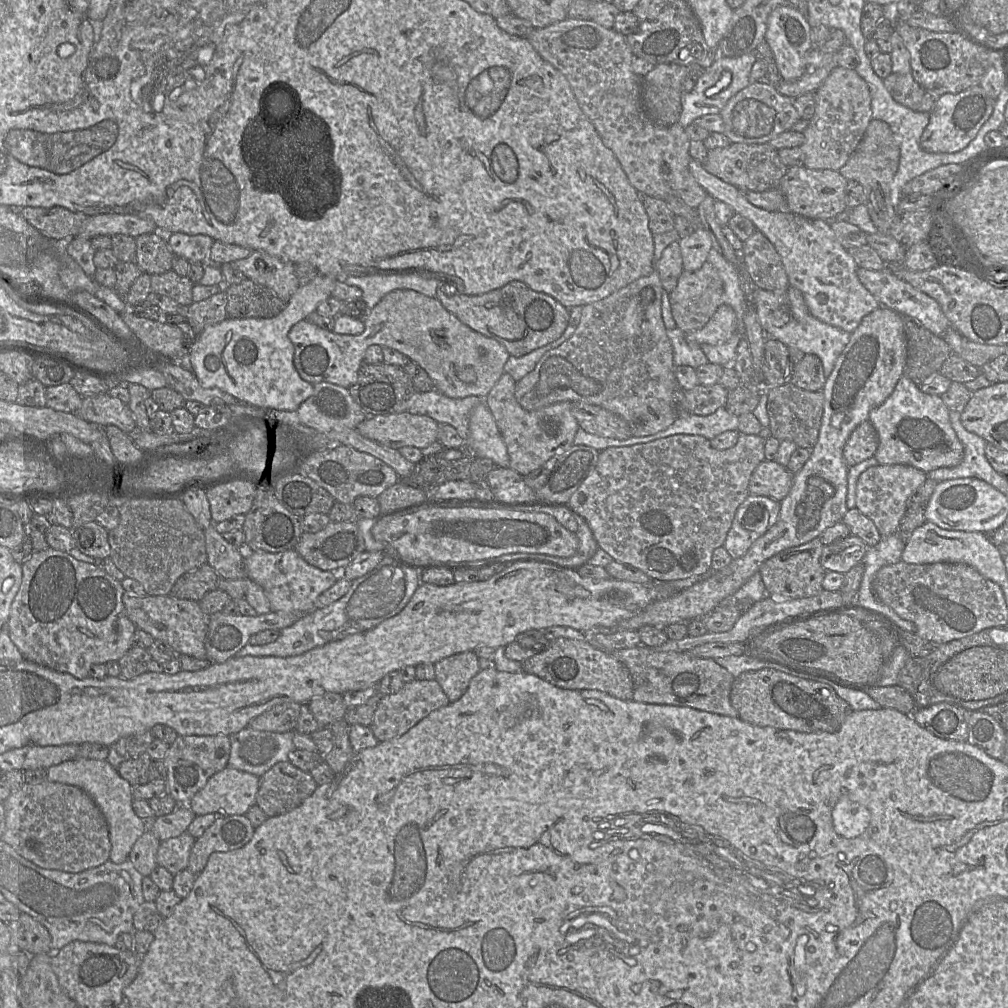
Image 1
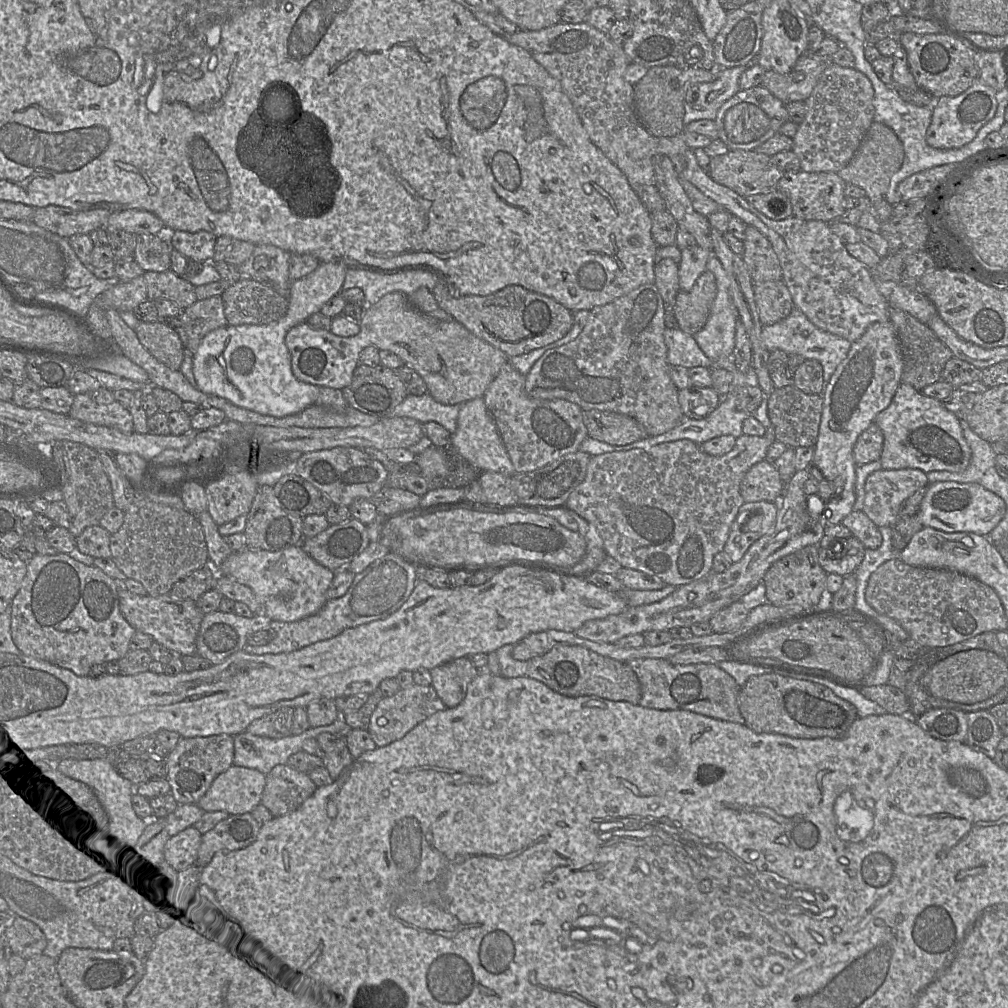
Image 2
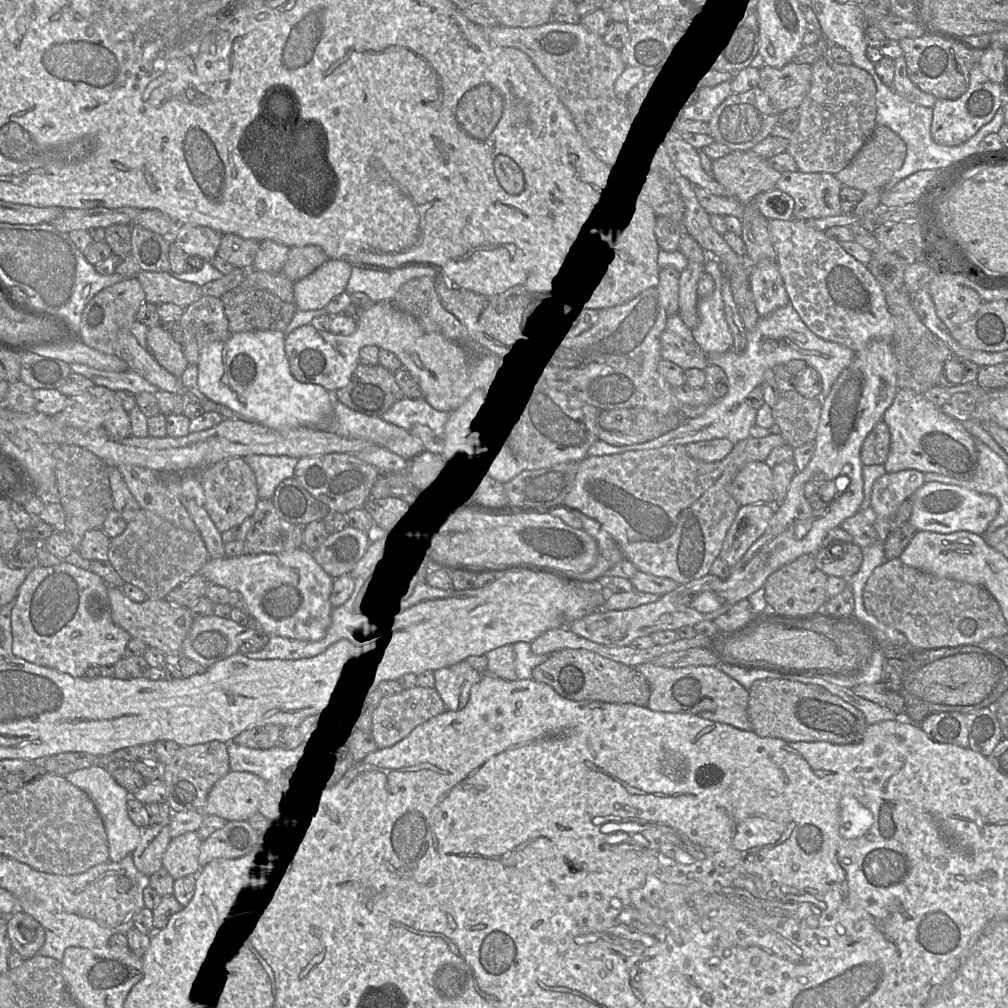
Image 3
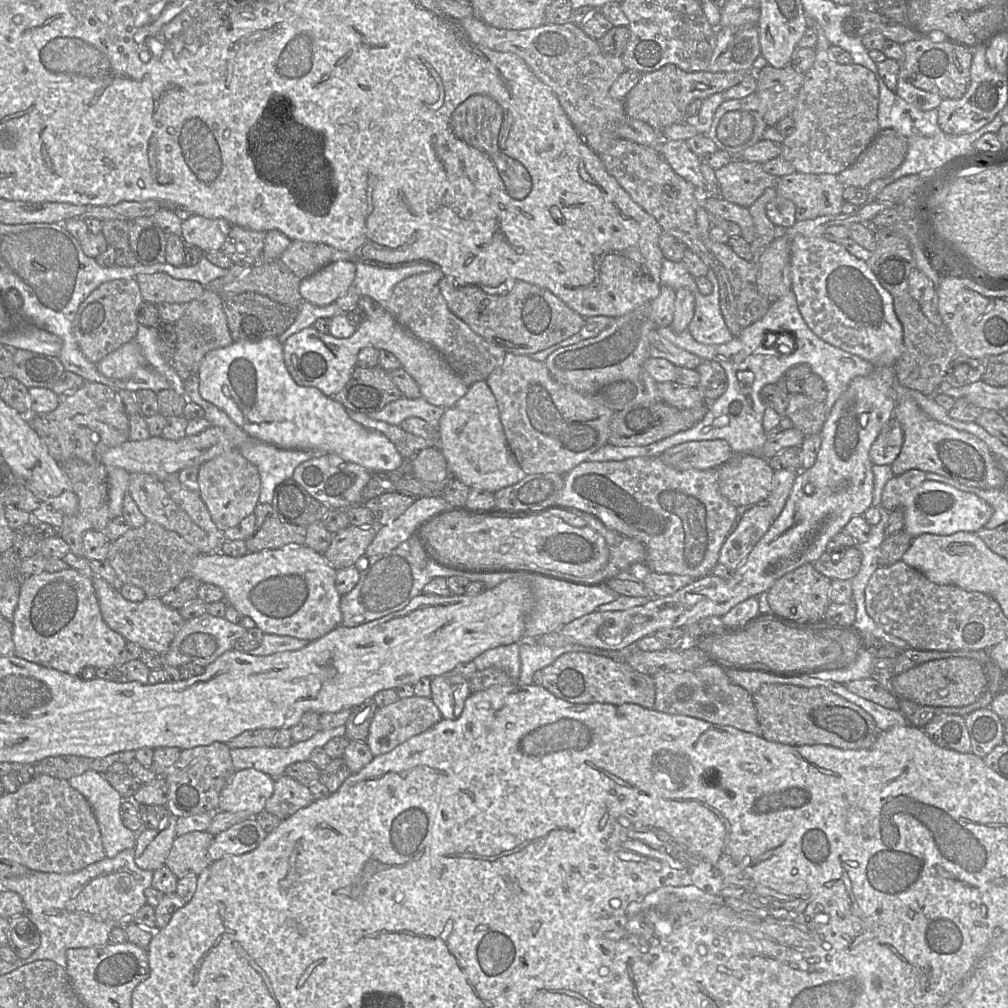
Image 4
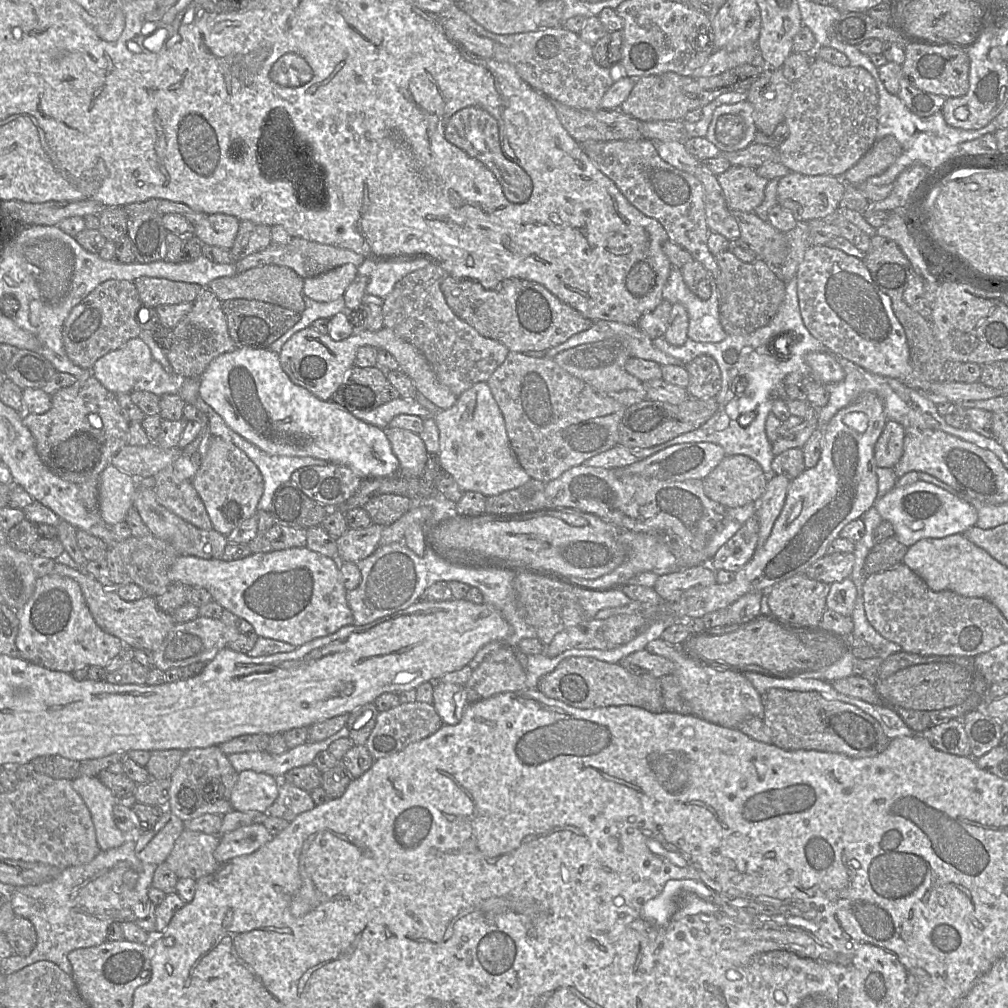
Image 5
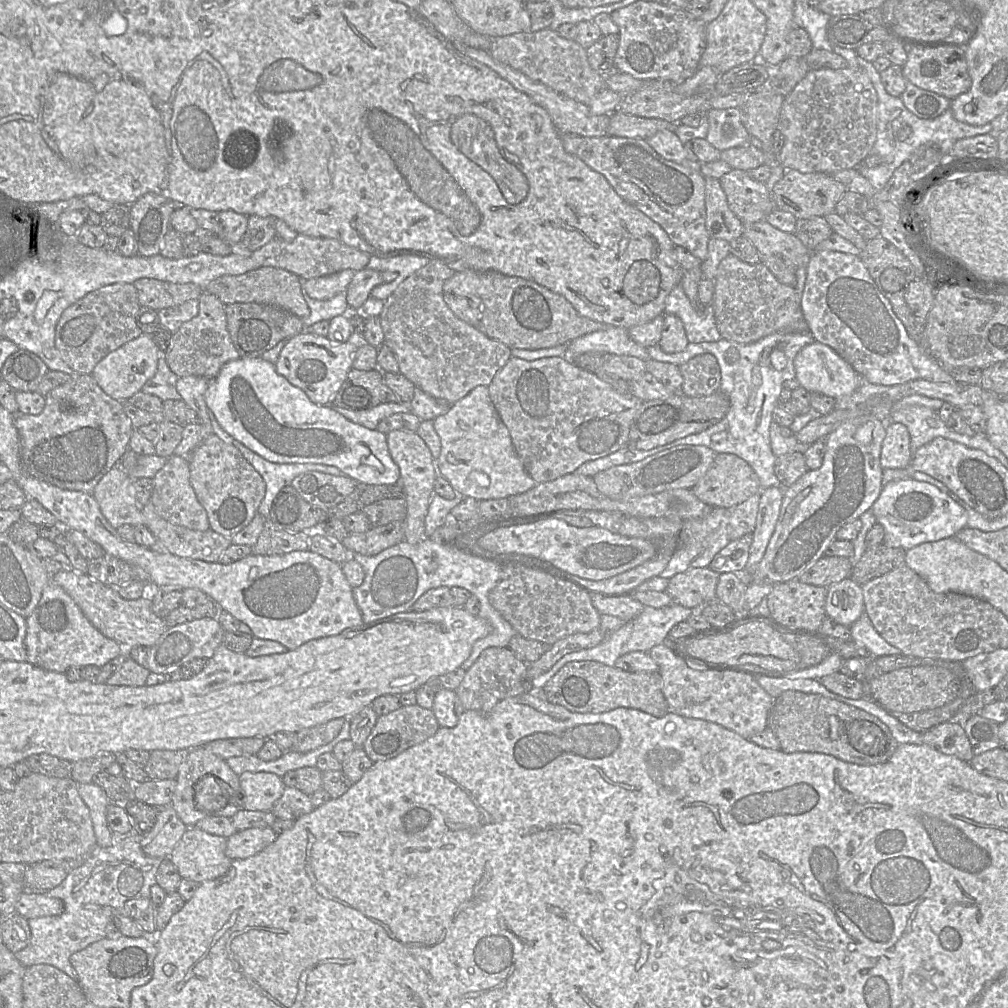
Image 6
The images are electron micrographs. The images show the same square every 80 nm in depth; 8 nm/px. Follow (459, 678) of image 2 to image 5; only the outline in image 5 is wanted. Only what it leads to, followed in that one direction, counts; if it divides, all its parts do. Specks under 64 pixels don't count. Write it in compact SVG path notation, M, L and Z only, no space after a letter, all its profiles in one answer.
M441 681L434 682L433 706L443 724L458 724L468 704L464 686Z

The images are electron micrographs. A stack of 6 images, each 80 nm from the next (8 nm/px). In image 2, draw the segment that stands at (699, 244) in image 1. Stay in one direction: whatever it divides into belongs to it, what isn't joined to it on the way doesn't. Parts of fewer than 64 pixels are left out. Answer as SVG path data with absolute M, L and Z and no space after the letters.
M697 244L681 250L679 263L679 289L690 291L696 279L706 270L706 264L712 251Z

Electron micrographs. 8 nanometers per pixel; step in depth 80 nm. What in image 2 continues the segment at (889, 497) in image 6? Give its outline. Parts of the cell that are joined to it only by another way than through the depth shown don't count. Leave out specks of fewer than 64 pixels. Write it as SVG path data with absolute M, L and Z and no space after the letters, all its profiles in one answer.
M936 482L927 486L917 516L924 527L948 533L973 532L989 536L1005 513L1003 499L977 483Z

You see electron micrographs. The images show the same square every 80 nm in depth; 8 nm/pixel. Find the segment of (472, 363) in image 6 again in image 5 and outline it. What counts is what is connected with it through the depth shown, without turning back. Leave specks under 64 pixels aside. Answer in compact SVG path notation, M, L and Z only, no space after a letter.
M430 263L423 269L407 274L383 299L382 314L384 327L392 329L398 337L415 346L425 356L438 380L459 397L474 384L487 382L510 351L502 343L479 334L452 311L440 288L447 276L448 273L437 263Z

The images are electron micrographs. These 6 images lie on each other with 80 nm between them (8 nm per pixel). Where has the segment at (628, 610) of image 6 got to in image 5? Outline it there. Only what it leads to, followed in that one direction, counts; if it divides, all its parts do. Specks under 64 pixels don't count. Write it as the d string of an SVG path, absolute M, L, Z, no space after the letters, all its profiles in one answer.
M574 586L573 593L583 607L588 619L595 618L596 614L602 609L622 607L631 602L631 599L620 588L596 591L581 586Z

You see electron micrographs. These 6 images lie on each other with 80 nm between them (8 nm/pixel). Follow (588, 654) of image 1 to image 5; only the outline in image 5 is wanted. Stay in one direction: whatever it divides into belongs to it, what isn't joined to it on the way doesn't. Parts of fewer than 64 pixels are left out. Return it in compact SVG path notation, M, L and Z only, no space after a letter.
M569 657L544 675L537 689L551 699L579 709L608 706L636 706L652 713L665 711L660 678L651 675L635 675L619 663L612 664L592 657Z

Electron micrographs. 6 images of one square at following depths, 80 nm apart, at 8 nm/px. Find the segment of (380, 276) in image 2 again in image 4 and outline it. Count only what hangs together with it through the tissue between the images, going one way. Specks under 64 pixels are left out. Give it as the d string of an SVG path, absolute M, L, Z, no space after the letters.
M356 262L356 275L352 285L360 295L370 296L379 303L387 302L394 287L415 274L430 272L436 264L413 264L401 268L384 268Z

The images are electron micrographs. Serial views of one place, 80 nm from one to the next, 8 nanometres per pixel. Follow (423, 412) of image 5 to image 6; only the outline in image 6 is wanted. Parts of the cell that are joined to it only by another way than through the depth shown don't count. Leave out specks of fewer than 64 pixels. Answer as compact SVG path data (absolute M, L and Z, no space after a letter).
M389 402L380 404L367 410L351 411L335 404L329 404L336 412L346 419L360 424L370 430L376 430L379 422L392 414L412 413L410 402Z

